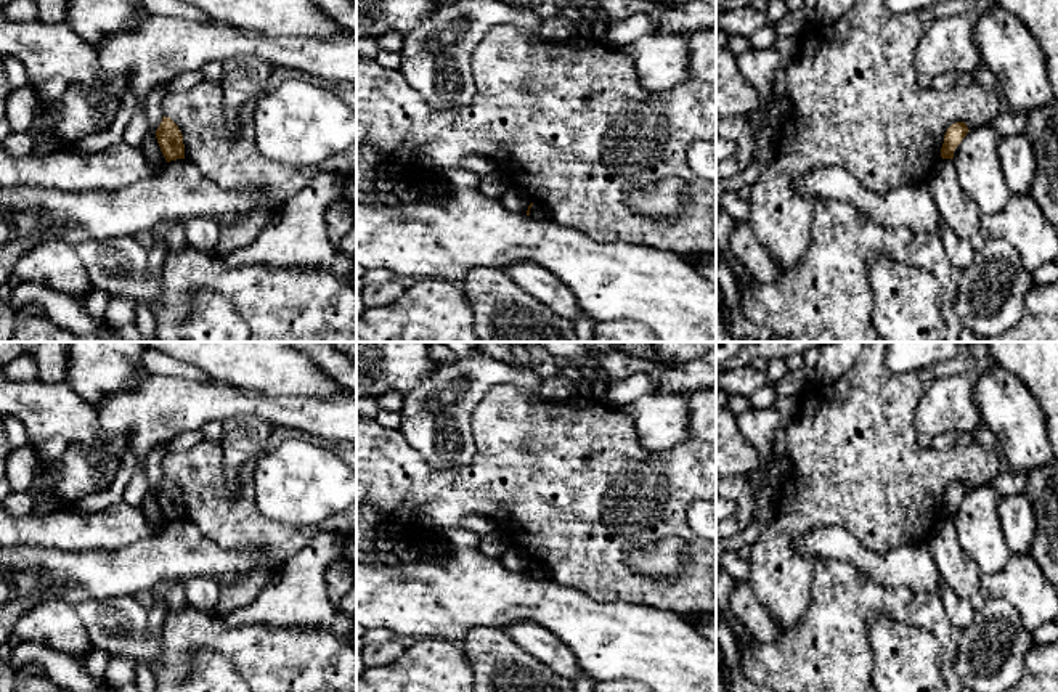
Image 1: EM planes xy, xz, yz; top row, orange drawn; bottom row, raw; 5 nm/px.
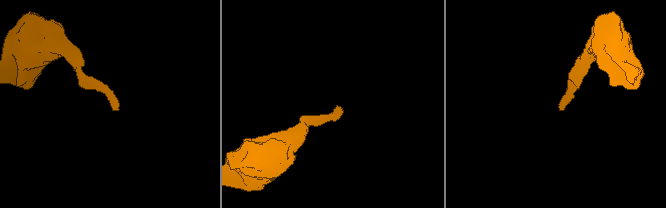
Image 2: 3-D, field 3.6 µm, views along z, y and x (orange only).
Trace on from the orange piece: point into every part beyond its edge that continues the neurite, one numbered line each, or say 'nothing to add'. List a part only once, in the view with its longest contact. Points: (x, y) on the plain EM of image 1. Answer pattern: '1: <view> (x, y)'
nothing to add

